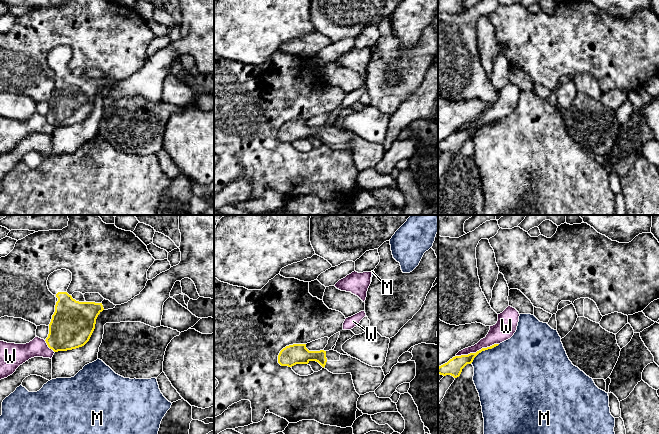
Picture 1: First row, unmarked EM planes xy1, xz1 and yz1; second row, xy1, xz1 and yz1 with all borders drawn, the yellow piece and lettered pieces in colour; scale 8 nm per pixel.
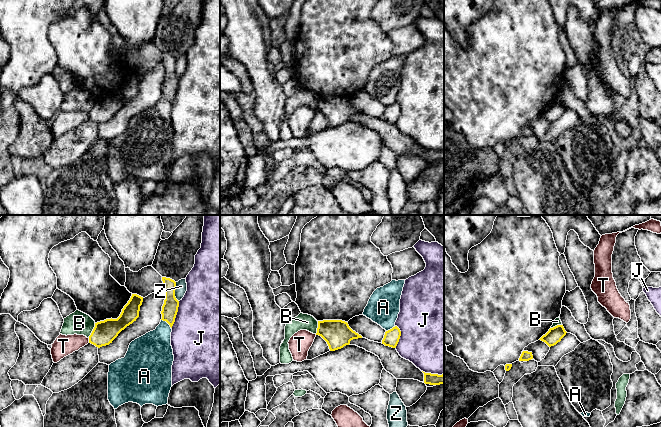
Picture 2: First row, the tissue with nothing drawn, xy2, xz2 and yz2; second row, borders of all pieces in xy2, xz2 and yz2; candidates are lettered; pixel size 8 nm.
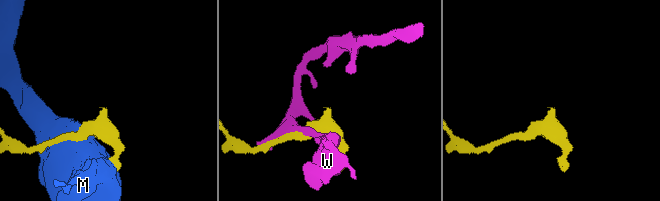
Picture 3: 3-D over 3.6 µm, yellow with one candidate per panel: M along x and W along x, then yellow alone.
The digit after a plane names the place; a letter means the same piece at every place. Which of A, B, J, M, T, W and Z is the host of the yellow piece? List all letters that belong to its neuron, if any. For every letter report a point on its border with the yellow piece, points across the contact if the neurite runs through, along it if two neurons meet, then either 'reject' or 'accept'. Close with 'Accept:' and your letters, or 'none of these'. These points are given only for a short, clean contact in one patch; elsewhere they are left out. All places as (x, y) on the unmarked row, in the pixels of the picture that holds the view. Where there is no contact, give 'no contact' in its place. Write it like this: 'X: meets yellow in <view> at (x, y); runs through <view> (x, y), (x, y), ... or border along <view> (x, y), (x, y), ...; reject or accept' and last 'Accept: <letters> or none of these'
A: meets yellow in xy2 at (166, 97); reject
B: meets yellow in xy2 at (93, 106); border along xy2 (95, 99), (88, 113); reject
J: meets yellow in xy2 at (176, 90); reject
M: meets yellow in yz1 at (484, 126); reject
T: meets yellow in xy2 at (89, 116); border along xy2 (88, 114), (89, 118); reject
W: meets yellow in yz1 at (477, 127); reject
Z: meets yellow in xy2 at (174, 68); border along xy2 (175, 58), (175, 74), (178, 77); reject
Accept: none of these

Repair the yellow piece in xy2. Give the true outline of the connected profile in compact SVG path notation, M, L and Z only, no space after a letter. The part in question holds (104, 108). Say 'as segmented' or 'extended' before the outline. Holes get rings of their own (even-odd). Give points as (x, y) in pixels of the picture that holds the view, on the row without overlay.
as segmented | M132 70L128 79L122 85L117 95L106 95L95 99L95 103L89 112L89 119L100 124L109 121L124 106L139 93L140 82L143 73Z

